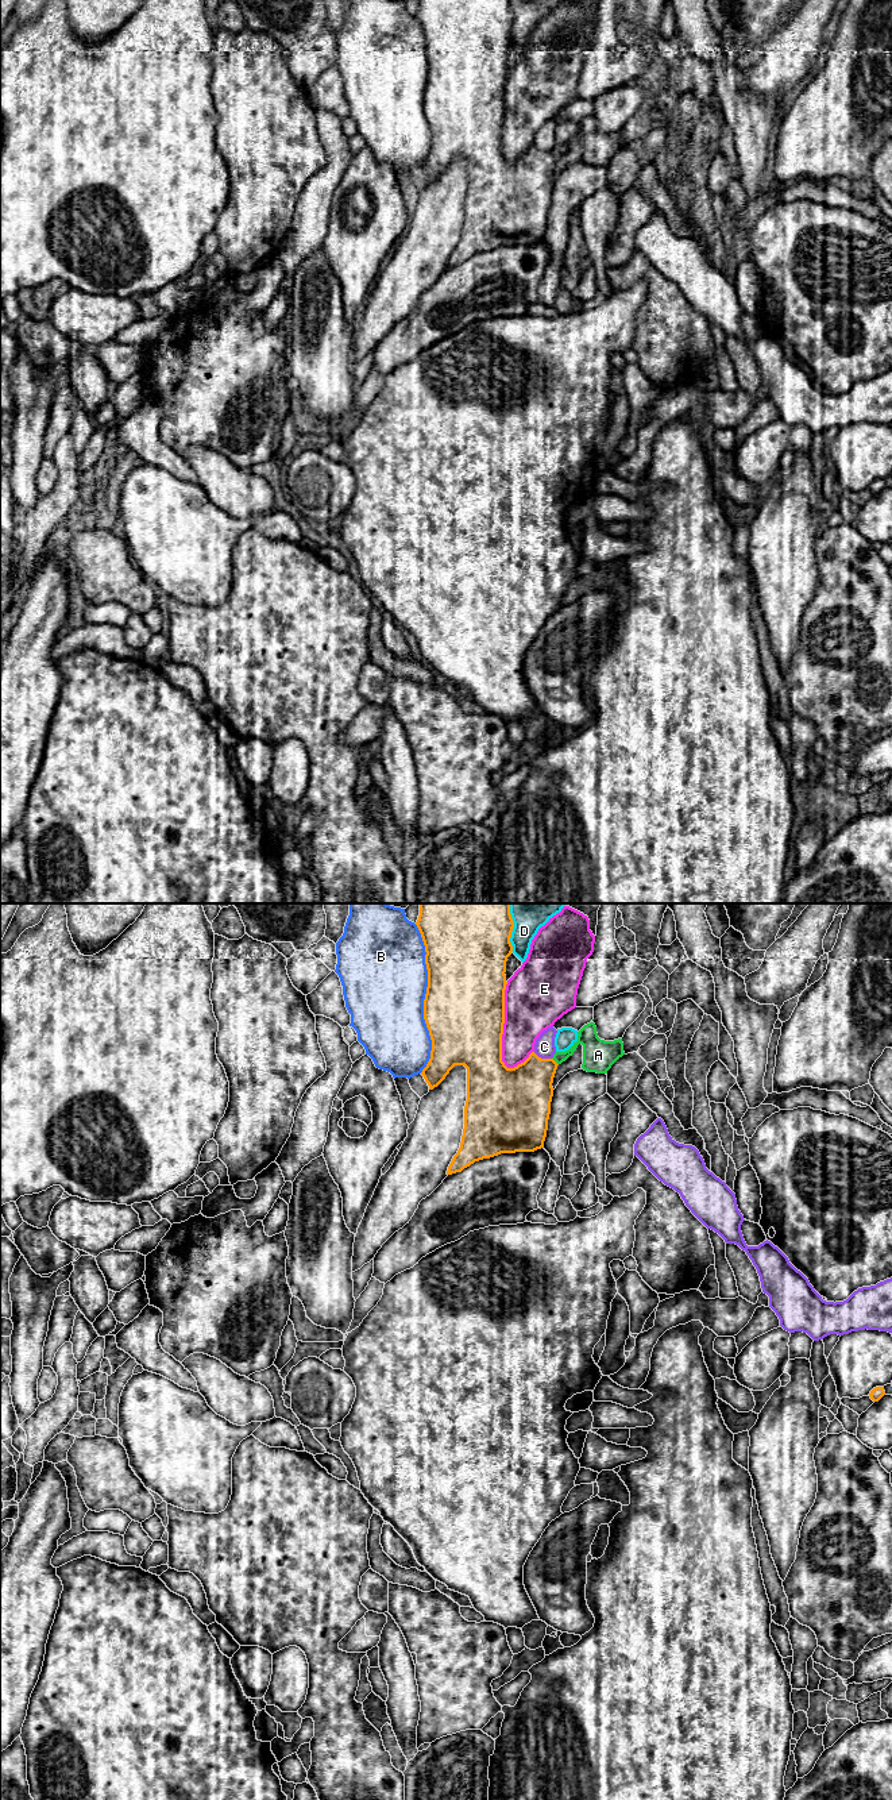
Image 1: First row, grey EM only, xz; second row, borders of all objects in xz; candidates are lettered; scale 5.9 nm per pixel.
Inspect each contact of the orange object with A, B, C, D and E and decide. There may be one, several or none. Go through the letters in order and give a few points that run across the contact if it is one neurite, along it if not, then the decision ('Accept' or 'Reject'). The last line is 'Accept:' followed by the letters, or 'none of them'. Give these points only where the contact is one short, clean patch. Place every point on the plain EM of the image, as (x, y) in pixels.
A: Line: xz (525, 184), (555, 154), (578, 135), (597, 150). Accept
B: Reject
C: Reject
D: Reject
E: Reject
Accept: A

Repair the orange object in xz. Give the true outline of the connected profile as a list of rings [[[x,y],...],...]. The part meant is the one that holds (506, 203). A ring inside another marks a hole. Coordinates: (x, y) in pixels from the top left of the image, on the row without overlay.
[[[420,0],[416,15],[424,38],[428,62],[428,80],[424,92],[424,112],[432,132],[430,151],[421,167],[429,182],[437,180],[455,158],[467,161],[467,193],[464,198],[464,221],[457,246],[453,248],[447,267],[462,265],[475,254],[501,246],[534,244],[544,240],[553,189],[553,170],[557,158],[583,138],[582,161],[587,165],[607,166],[611,158],[625,147],[622,131],[605,134],[598,130],[594,115],[578,124],[578,134],[565,143],[556,144],[552,151],[541,151],[534,144],[514,161],[502,154],[502,127],[505,116],[506,54],[513,45],[510,35],[514,15],[510,0]]]

